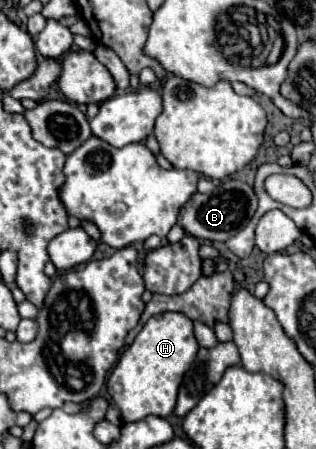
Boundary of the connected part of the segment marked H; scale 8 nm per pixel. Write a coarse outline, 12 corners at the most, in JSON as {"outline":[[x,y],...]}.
{"outline":[[181,312],[147,320],[107,380],[125,422],[175,410],[197,354]]}

